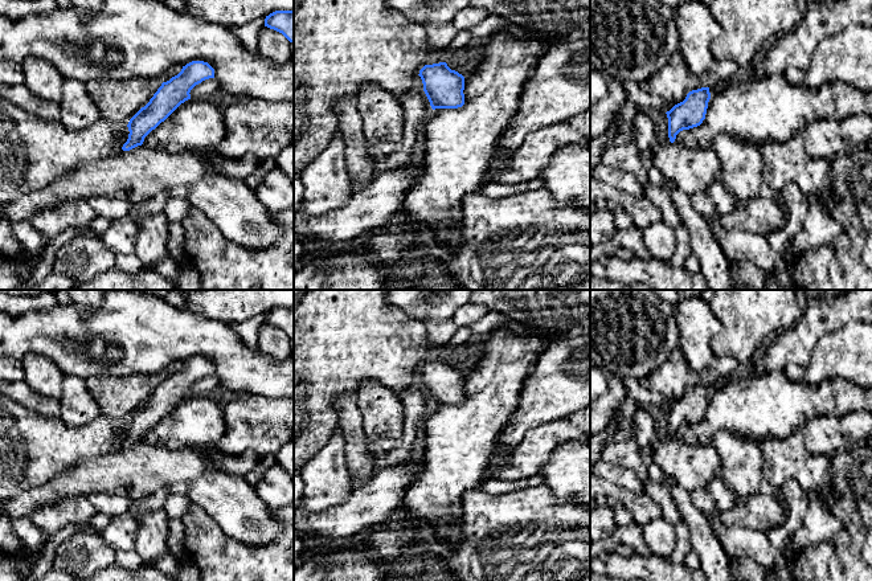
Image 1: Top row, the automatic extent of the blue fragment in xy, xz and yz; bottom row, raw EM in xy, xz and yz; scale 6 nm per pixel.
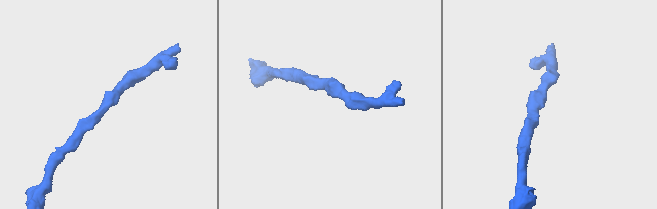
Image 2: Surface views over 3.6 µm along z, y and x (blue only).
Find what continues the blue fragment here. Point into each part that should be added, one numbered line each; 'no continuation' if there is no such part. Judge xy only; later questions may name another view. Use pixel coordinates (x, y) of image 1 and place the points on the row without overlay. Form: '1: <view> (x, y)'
no continuation

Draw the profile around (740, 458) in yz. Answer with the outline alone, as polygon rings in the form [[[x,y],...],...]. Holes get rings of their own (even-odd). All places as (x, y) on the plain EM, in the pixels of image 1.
[[[722,430],[712,443],[720,458],[719,476],[740,502],[760,492],[762,478],[761,441]]]

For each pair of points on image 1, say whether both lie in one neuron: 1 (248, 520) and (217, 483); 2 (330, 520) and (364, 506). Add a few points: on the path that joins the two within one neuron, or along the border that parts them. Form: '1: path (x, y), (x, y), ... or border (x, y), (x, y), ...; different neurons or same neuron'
1: path (240, 511), (221, 492); same neuron
2: path (338, 520), (356, 514); same neuron

